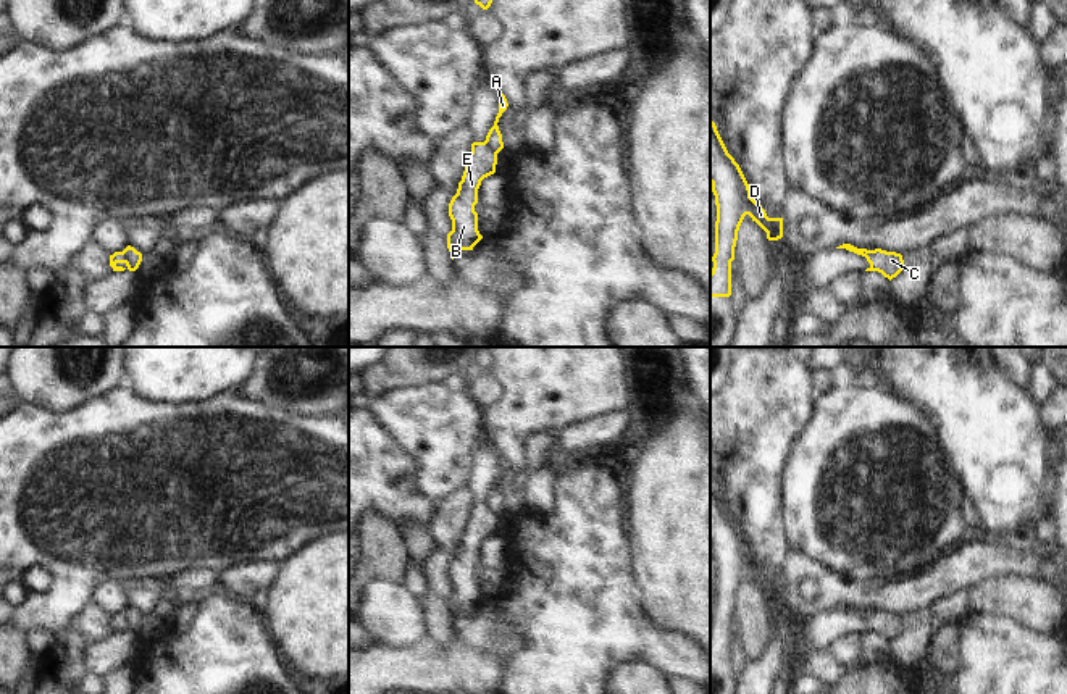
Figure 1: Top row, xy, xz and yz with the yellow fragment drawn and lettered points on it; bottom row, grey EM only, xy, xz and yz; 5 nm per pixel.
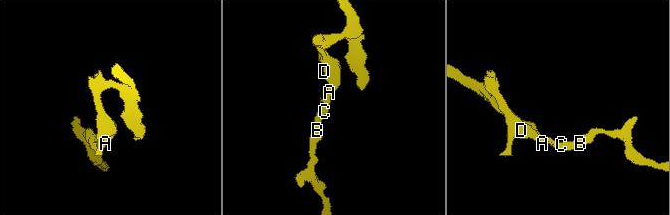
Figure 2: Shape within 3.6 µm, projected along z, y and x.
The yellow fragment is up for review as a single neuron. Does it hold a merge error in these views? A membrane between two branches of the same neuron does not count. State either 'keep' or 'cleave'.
cleave

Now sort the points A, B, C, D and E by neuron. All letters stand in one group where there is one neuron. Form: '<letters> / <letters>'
A D / B C E

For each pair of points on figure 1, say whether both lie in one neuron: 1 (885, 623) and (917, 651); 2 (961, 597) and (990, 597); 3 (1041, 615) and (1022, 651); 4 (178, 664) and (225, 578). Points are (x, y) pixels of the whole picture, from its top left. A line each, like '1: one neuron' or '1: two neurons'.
1: two neurons
2: two neurons
3: two neurons
4: two neurons

